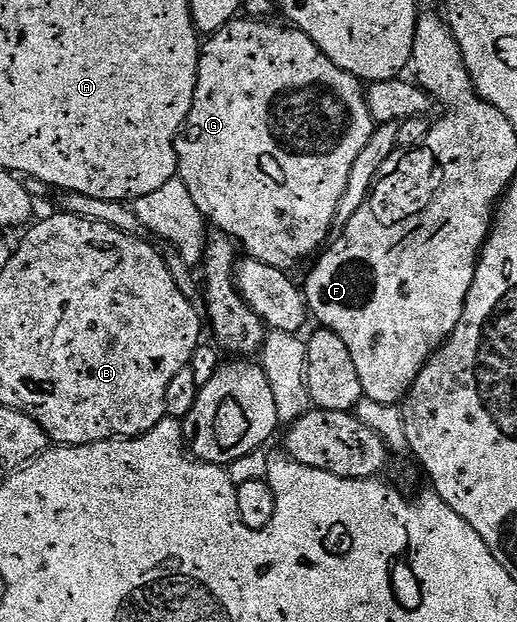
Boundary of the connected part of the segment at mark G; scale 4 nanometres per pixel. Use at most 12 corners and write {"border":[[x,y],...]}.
{"border":[[238,16],[173,140],[195,208],[286,272],[375,129],[303,31]]}

